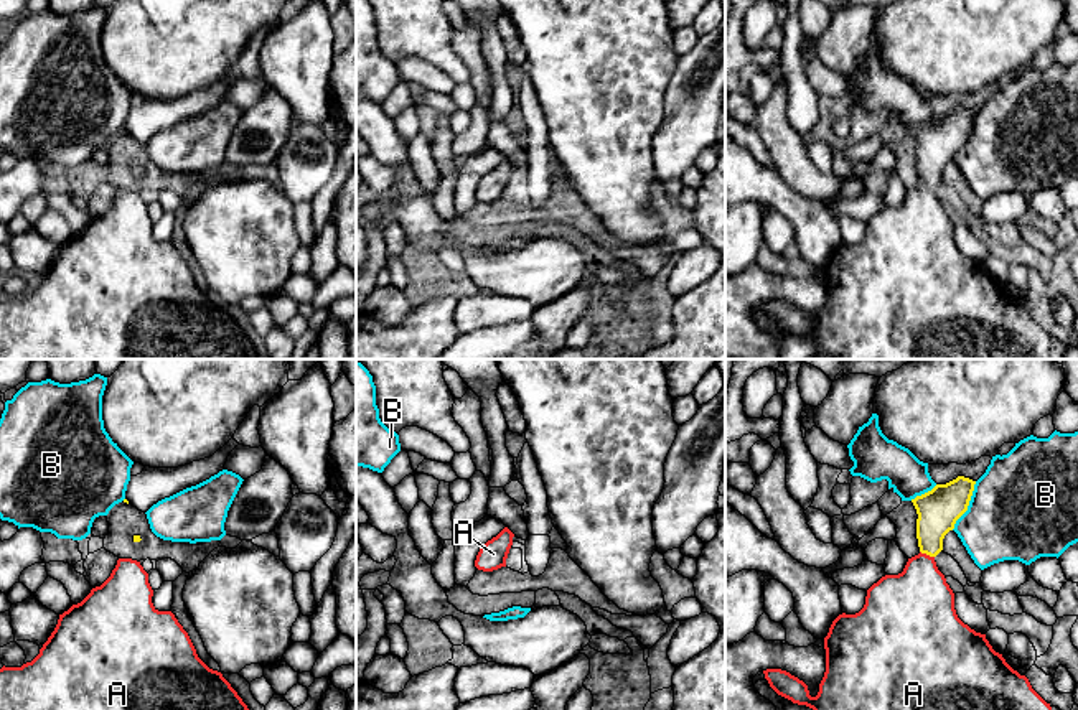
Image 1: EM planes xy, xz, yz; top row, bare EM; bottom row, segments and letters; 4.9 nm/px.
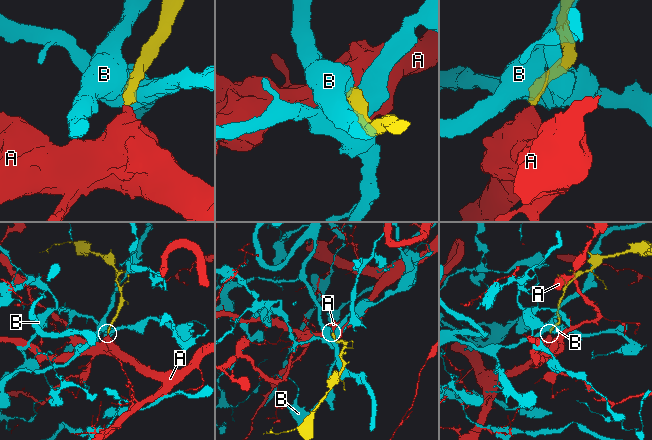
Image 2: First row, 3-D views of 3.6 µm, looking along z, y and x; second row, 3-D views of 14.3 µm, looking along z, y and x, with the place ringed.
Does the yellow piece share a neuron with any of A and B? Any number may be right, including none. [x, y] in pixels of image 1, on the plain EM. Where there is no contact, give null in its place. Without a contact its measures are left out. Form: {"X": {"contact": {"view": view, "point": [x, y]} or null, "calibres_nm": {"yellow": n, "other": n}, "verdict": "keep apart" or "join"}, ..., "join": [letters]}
{"A": {"contact": {"view": "yz", "point": [927, 185]}, "calibres_nm": {"yellow": 200, "other": 340}, "verdict": "join"}, "B": {"contact": {"view": "yz", "point": [968, 135]}, "calibres_nm": {"yellow": 200, "other": 480}, "verdict": "keep apart"}, "join": ["A"]}

